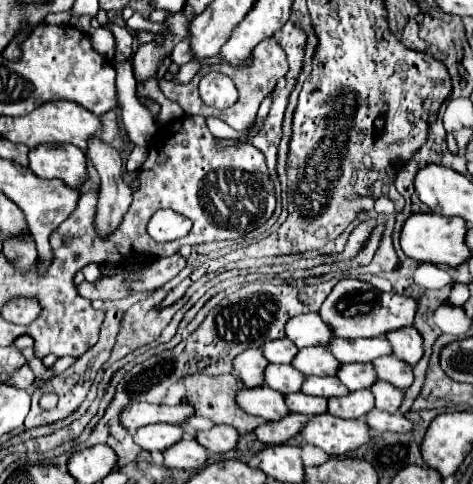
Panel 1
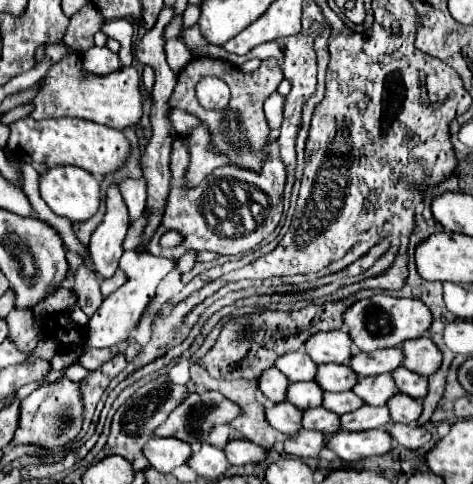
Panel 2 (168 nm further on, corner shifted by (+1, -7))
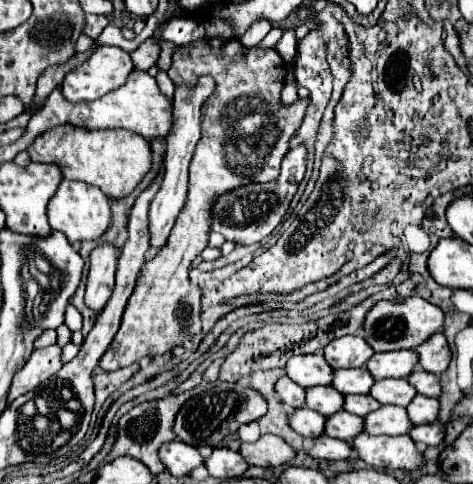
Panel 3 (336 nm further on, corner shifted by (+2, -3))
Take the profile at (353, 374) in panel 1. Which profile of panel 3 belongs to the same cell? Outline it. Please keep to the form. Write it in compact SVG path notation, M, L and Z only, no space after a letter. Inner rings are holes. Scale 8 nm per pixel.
M394 378L394 380L378 380L374 382L370 394L380 402L380 404L396 404L396 406L406 406L410 400L418 394L414 386L410 386L404 378Z

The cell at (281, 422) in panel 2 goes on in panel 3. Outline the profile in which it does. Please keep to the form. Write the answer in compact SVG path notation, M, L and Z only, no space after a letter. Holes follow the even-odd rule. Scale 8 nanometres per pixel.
M300 408L294 412L294 416L290 416L290 426L306 438L318 438L324 434L322 428L326 426L326 416L310 408Z

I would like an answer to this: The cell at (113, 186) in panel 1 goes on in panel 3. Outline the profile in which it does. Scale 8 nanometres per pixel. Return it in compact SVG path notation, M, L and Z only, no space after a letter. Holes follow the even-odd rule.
M112 244L98 246L90 254L90 272L86 280L86 306L98 314L106 306L108 298L114 290L114 272L116 272L116 252L118 248Z

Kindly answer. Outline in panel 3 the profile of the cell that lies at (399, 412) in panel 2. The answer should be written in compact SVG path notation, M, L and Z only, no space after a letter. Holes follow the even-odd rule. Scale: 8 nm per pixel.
M418 394L406 410L408 410L408 416L414 424L432 424L432 422L438 422L440 404L436 398L428 398L428 396Z

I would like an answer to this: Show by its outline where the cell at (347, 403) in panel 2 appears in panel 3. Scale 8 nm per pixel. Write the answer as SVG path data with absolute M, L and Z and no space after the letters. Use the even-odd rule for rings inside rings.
M346 396L344 402L344 410L356 414L356 416L366 416L374 410L378 410L382 404L378 400L374 400L372 396Z

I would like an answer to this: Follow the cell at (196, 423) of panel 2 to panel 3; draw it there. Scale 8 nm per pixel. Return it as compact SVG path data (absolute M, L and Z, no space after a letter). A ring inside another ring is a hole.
M218 384L194 398L190 398L182 410L176 416L176 424L174 424L174 432L176 436L190 444L190 446L210 446L216 448L220 446L220 442L232 434L238 432L238 428L242 424L254 422L258 420L262 414L268 412L268 404L266 398L260 392L254 392L252 388L246 388L242 384Z

